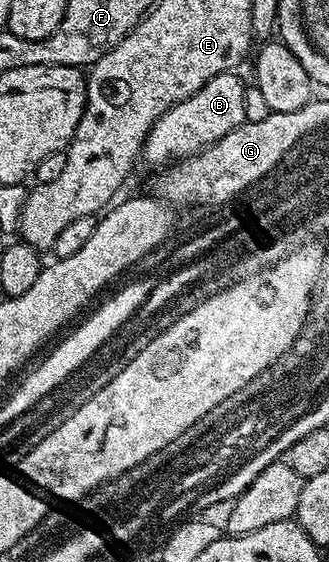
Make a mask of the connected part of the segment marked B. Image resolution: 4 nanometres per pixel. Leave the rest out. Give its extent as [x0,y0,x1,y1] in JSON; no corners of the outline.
[141,72,247,167]

